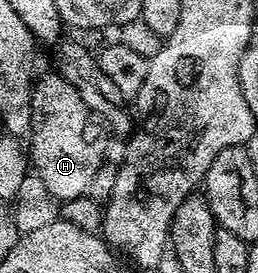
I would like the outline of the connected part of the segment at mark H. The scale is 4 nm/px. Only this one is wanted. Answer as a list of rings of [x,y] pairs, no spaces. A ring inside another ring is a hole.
[[[50,73],[33,83],[33,126],[27,143],[33,146],[31,167],[55,198],[66,201],[88,196],[95,171],[106,162],[106,124],[102,123],[85,98],[62,75]]]

